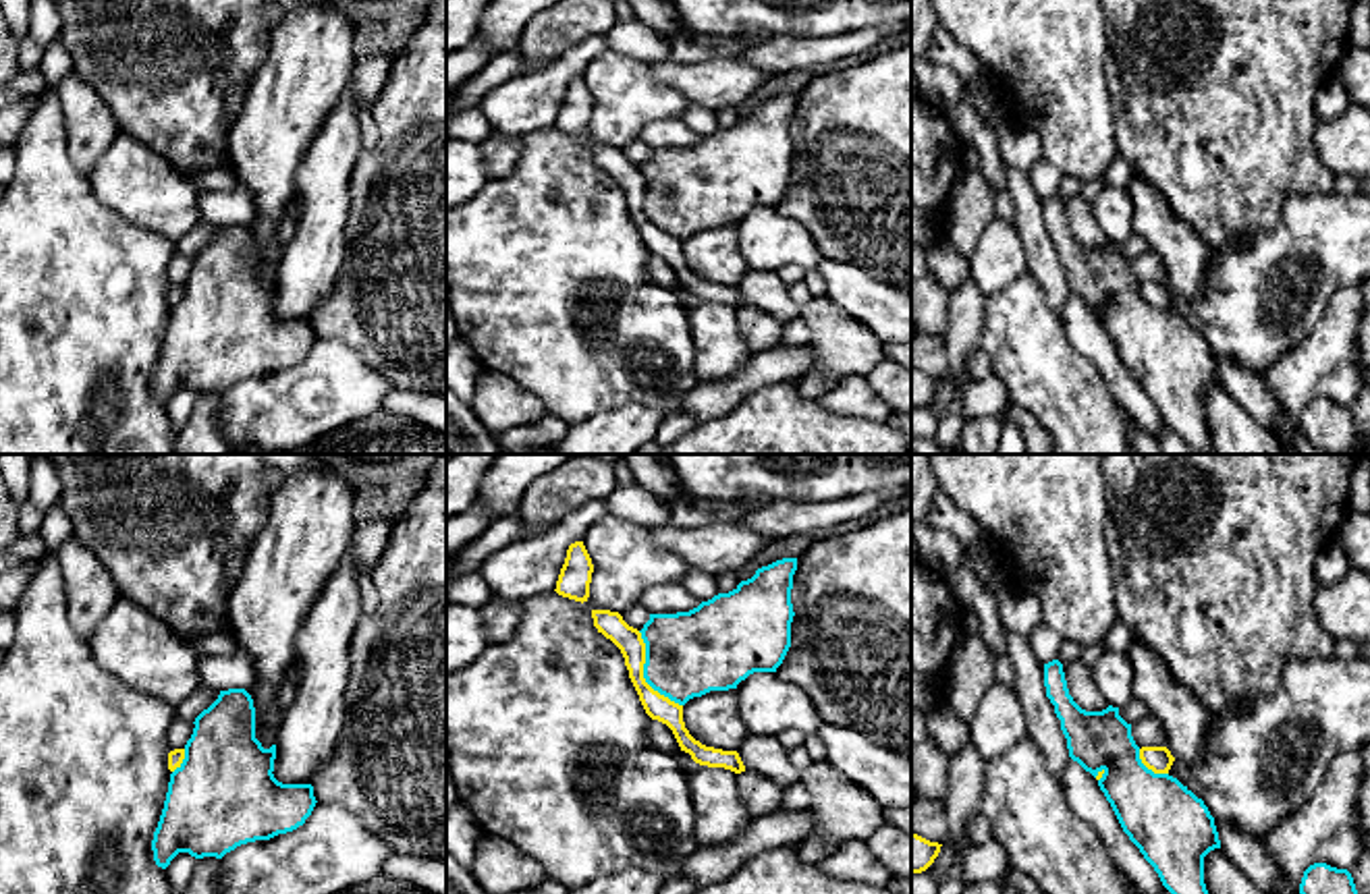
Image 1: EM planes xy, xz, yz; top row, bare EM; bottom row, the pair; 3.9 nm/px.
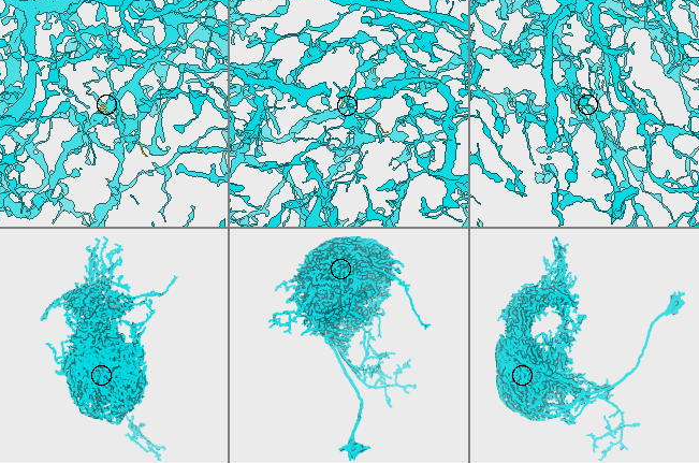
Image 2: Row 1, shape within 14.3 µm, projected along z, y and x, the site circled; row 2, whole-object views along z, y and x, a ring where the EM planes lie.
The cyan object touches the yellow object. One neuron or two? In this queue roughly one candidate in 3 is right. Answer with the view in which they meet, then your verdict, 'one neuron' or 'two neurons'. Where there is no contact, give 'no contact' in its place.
meets cyan in xz; two neurons

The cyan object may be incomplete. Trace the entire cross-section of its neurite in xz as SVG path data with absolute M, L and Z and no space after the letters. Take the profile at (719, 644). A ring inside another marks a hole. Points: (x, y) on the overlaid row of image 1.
M783 558L689 612L650 614L639 631L646 682L685 705L754 672L776 672L791 647L795 570L797 558Z

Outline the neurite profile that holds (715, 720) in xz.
M735 689L710 691L683 705L689 734L706 747L739 751L749 736L737 705Z

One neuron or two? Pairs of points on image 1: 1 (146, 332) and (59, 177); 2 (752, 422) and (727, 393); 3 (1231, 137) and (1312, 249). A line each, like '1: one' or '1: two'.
1: one
2: two
3: two

